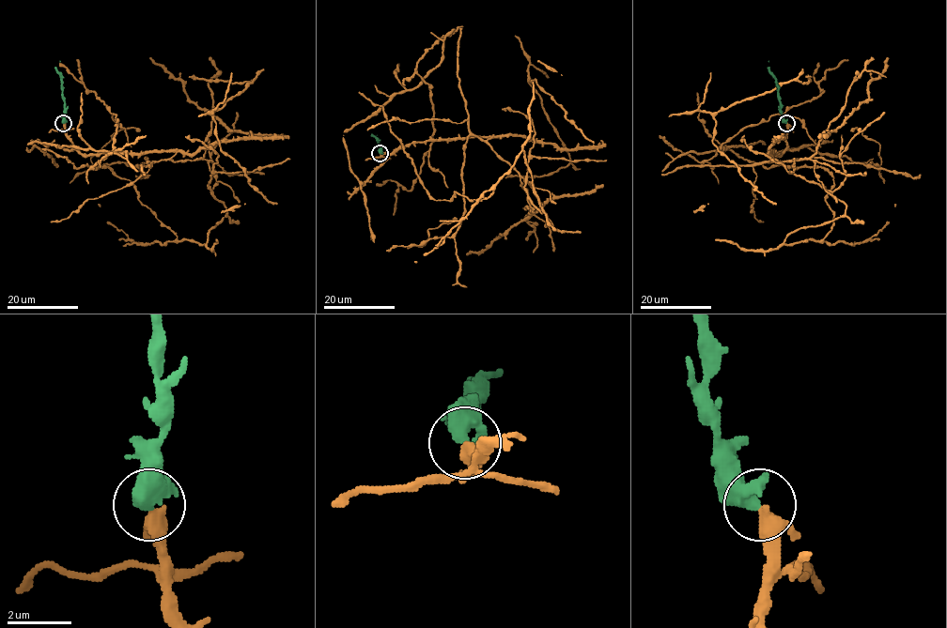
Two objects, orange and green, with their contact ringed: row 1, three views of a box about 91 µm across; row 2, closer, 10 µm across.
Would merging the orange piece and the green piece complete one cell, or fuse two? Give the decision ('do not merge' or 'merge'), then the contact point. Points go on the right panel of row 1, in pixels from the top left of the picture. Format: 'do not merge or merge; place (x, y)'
merge; place (786, 123)

